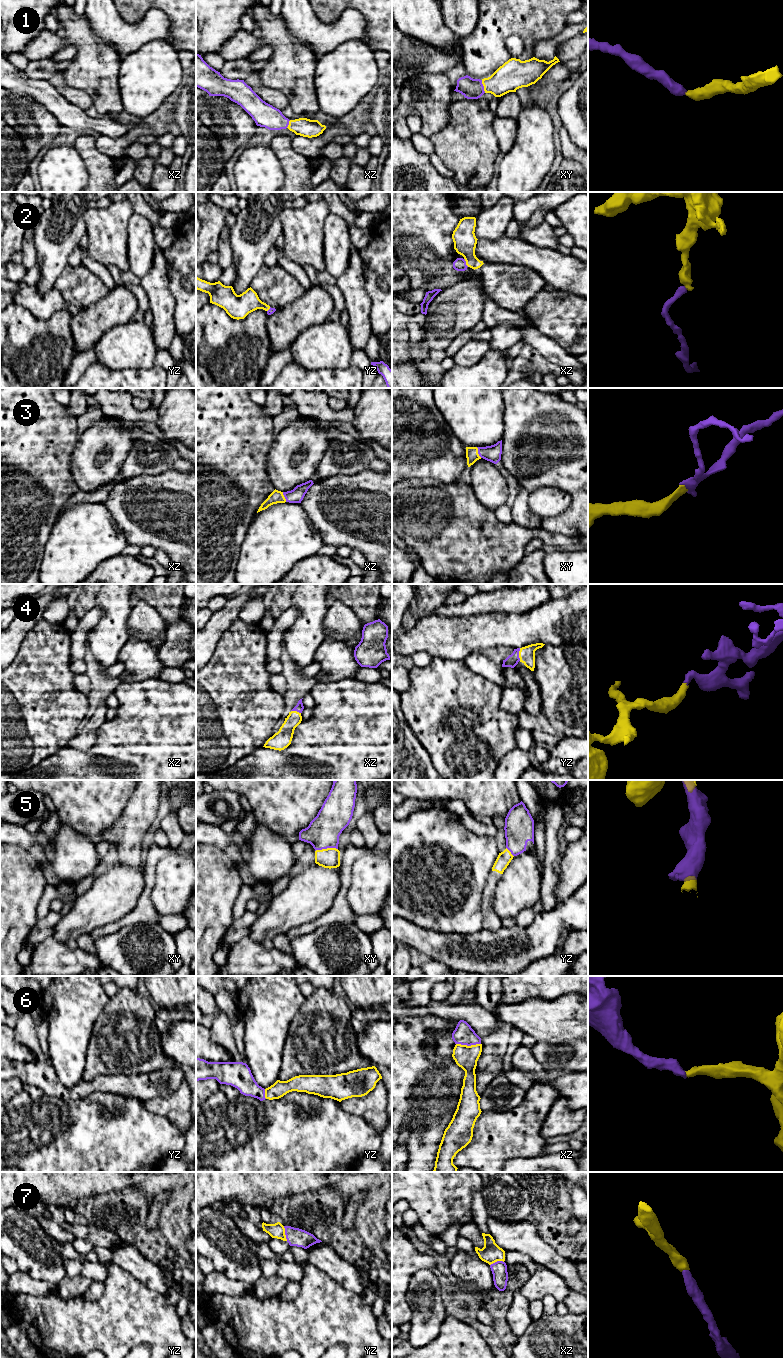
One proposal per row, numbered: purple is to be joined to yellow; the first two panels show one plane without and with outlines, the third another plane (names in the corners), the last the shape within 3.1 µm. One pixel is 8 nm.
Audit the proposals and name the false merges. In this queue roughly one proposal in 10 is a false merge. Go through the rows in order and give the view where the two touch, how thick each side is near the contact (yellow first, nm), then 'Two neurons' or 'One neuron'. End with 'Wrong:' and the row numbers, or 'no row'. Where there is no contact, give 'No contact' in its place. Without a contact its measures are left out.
1: Touches yellow in xy. Thickness 240 nm (yellow) against 160 nm. One neuron
2: Touches yellow in xz. Thickness 180 nm (yellow) against 100 nm. One neuron
3: Touches yellow in xy. Thickness 100 nm (yellow) against 130 nm. One neuron
4: Touches yellow in yz. Thickness 130 nm (yellow) against 100 nm. One neuron
5: Touches yellow in xy. Thickness 160 nm (yellow) against 260 nm. One neuron
6: Touches yellow in xz. Thickness 190 nm (yellow) against 160 nm. One neuron
7: Touches yellow in yz. Thickness 120 nm (yellow) against 140 nm. One neuron
Wrong: no row

